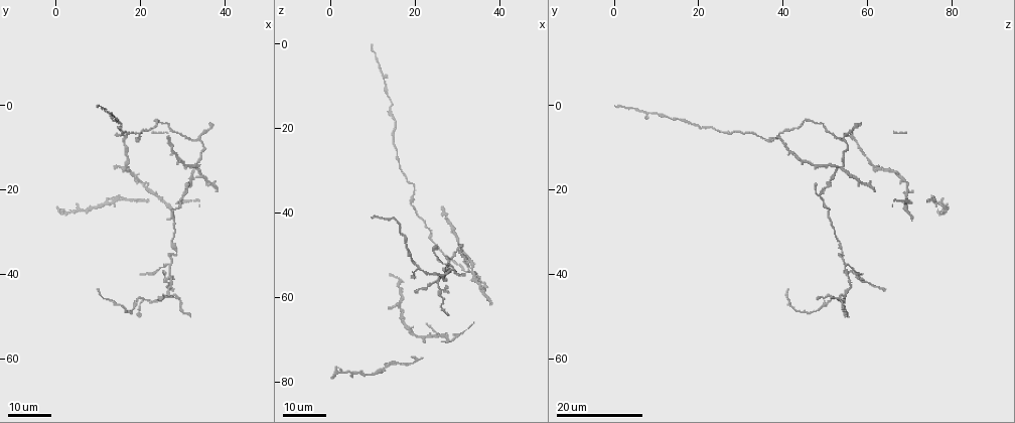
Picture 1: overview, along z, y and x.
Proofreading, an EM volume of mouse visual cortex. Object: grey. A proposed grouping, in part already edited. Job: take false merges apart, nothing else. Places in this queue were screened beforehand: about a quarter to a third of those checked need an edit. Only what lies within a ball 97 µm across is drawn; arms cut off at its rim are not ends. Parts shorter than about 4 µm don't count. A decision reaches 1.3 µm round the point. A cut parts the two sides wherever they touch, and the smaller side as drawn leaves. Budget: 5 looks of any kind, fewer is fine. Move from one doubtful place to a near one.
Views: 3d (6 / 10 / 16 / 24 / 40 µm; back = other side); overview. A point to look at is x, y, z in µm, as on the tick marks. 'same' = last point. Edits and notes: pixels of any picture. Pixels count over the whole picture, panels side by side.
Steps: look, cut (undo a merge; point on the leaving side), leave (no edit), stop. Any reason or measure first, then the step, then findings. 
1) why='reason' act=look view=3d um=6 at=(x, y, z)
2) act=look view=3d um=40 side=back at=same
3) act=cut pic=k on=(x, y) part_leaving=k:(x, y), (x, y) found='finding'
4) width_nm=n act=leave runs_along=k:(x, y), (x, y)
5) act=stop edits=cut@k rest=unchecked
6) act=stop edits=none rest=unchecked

why='branch point' act=look view=3d um=16 at=(20.5, 46.5, 53.5)

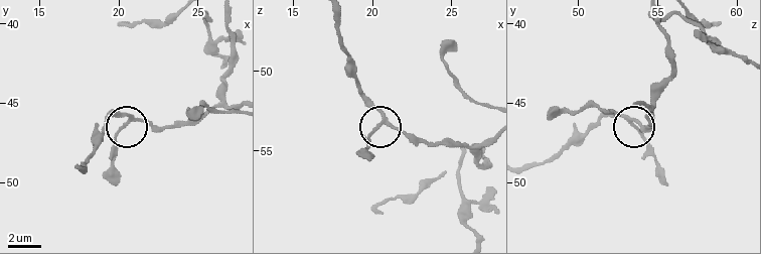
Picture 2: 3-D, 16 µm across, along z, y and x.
why='closer look' act=look view=3d um=6 at=(20.5, 46.1, 53.3)

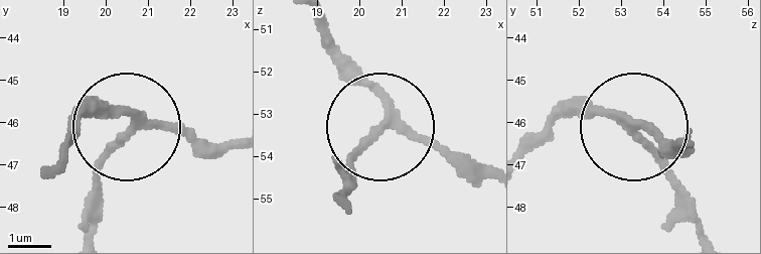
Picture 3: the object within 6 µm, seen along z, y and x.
arms=3 act=leave runs_along=3:(680, 136), (669, 147), (647, 126), (637, 129), (688, 198) found='all the same neuron'

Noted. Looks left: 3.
why='branch point' act=look view=3d um=16 at=(33.5, 8.0, 54.0)

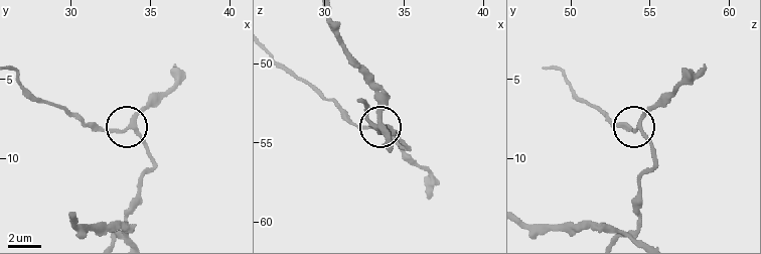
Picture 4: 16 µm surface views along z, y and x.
act=look view=3d um=10 at=(33.5, 8.0, 54.3)

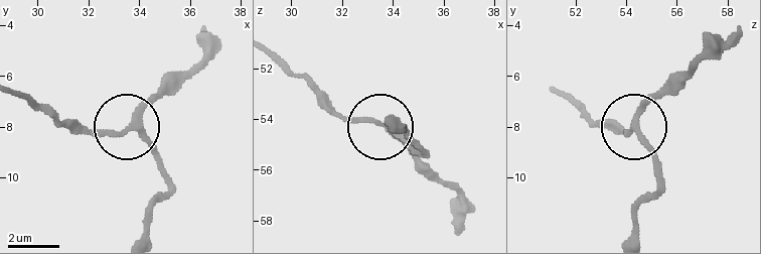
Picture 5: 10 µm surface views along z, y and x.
width_nm=200 act=leave runs_along=5:(655, 168), (630, 129), (679, 75) found='one neuron here'

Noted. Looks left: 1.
act=stop edits=none rest=unchecked

